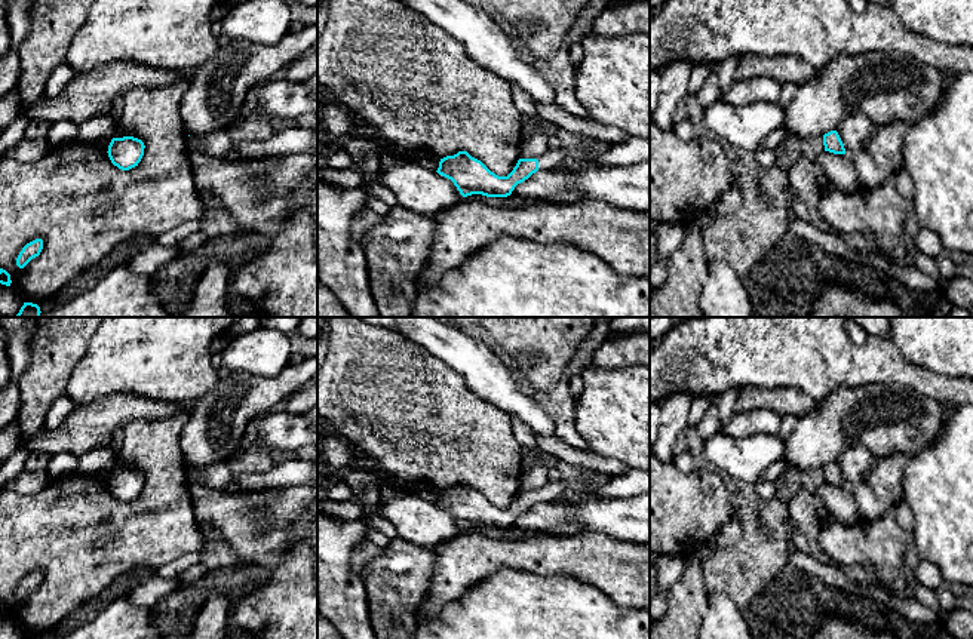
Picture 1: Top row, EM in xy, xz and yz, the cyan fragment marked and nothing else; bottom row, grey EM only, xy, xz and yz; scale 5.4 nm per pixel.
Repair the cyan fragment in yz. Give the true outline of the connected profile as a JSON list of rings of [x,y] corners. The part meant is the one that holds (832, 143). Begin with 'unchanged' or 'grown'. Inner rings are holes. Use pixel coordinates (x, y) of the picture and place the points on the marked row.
unchanged; [[[831,130],[823,135],[823,145],[825,145],[825,151],[834,154],[845,154],[844,144],[837,130]]]

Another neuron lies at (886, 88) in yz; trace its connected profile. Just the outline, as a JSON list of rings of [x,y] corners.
[[[840,55],[798,86],[792,102],[785,108],[783,126],[802,139],[837,130],[847,116],[857,113],[866,116],[875,128],[894,122],[912,125],[937,107],[943,93],[942,77],[942,71],[911,55]]]

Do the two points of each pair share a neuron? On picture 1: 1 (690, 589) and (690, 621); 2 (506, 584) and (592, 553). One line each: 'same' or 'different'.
1: same
2: different

